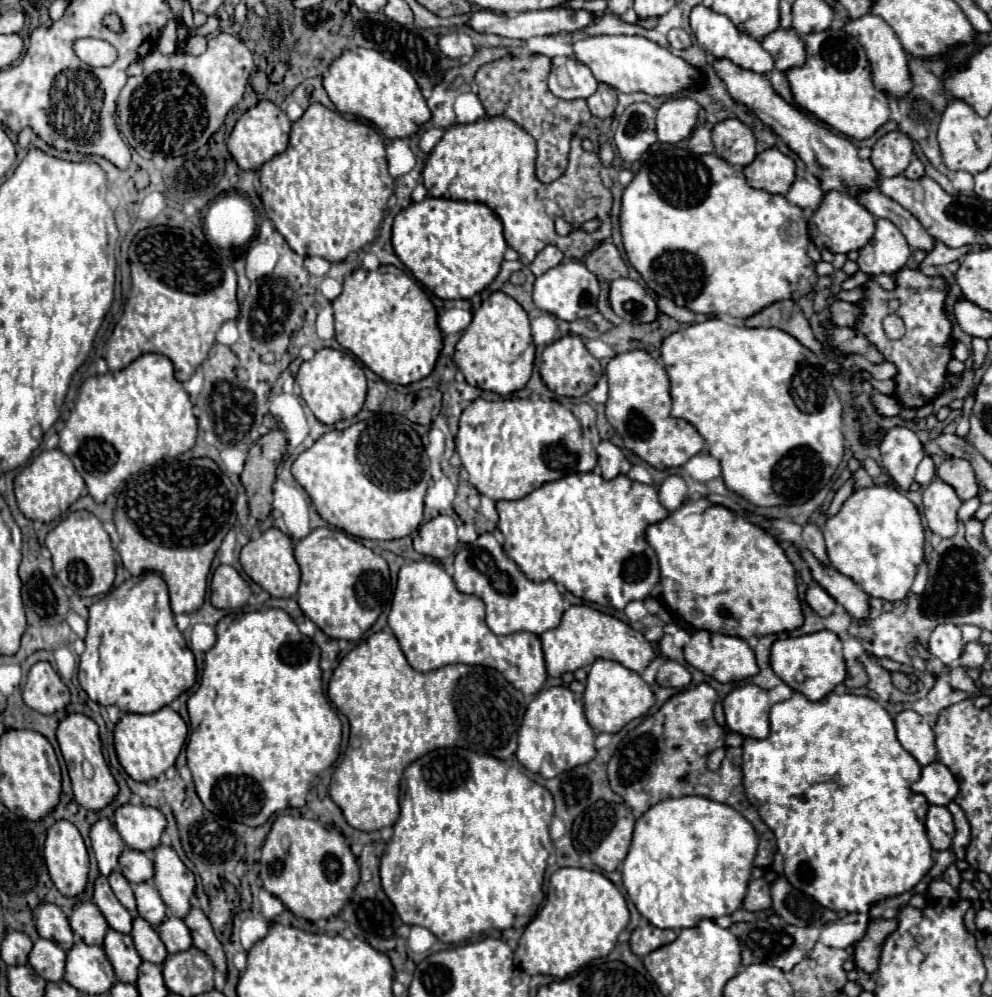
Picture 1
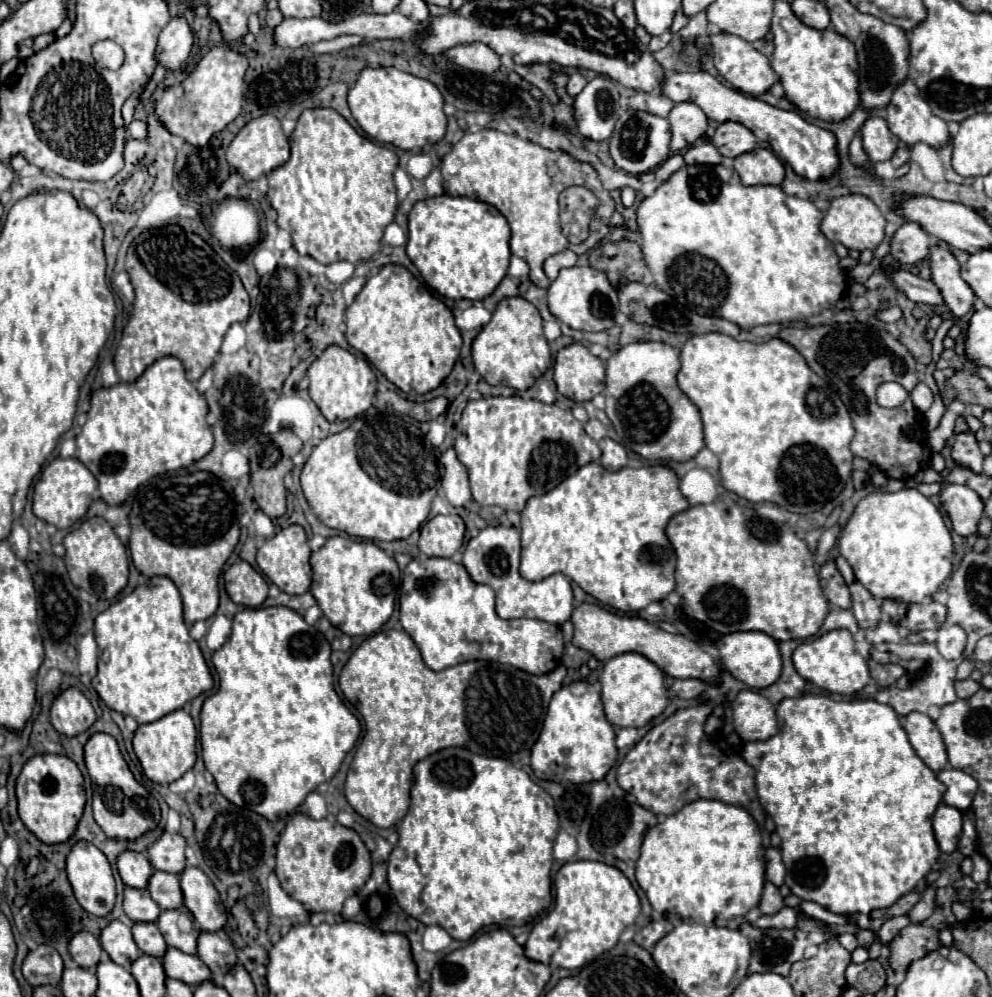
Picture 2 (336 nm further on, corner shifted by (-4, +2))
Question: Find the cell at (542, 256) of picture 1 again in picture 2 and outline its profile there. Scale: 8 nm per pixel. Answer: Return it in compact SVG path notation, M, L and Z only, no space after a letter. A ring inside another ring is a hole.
M565 249L565 251L561 251L561 253L551 255L551 257L545 261L545 275L553 281L553 279L557 279L559 269L563 269L563 267L573 267L575 263L577 263L577 255L575 255L573 251Z

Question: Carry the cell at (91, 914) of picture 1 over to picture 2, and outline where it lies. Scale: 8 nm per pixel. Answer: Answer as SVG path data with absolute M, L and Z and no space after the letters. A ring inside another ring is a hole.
M111 921L103 929L99 941L101 941L105 953L109 955L109 959L125 969L129 969L131 963L141 955L139 947L135 947L135 941L131 935L131 925L123 923L123 921Z

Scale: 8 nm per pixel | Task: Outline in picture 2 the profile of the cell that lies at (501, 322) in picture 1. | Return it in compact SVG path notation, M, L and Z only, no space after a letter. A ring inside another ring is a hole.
M523 297L503 299L497 305L497 309L493 311L491 321L483 327L483 331L473 341L473 365L489 385L507 385L517 391L529 389L553 365L551 349L543 335L543 321L541 321L539 311L535 311L535 305L527 303L527 299L523 299Z

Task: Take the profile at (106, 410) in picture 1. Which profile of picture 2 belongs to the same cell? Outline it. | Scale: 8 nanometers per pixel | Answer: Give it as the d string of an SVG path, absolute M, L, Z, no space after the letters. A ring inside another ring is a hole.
M175 357L157 359L135 383L117 383L109 389L99 389L91 397L87 423L77 435L75 457L99 481L101 499L109 505L121 505L141 483L155 475L177 471L203 459L213 449L213 431L207 423L207 401L185 377L183 363Z

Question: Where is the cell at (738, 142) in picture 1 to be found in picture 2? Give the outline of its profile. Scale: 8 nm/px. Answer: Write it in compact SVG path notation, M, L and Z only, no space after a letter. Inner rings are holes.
M735 121L721 123L709 141L717 147L717 151L723 157L729 157L729 159L743 155L747 151L753 151L757 147L755 135L747 127Z

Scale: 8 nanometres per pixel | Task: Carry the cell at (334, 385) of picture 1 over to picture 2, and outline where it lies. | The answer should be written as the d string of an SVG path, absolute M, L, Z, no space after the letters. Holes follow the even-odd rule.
M337 345L327 347L323 355L311 363L307 377L309 377L309 397L315 401L315 405L321 409L327 421L359 417L373 405L377 393L377 379L369 363Z

